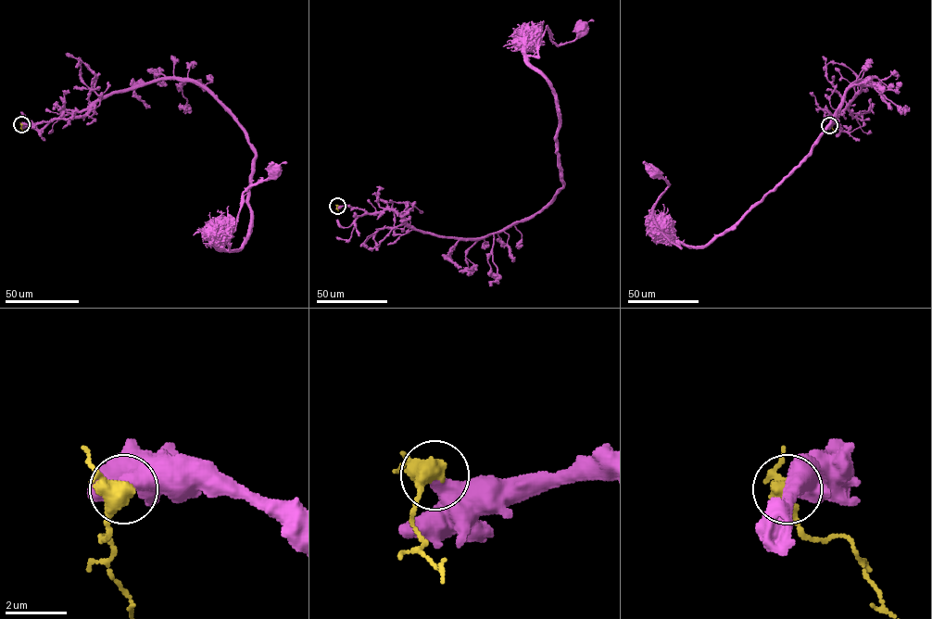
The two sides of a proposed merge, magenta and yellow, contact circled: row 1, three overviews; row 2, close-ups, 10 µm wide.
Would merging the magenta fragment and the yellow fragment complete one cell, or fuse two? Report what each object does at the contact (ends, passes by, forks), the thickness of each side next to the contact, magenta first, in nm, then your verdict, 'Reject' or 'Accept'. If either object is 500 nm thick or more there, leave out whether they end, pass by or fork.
Thickness 550 nm (magenta) against 500 nm. Reject

